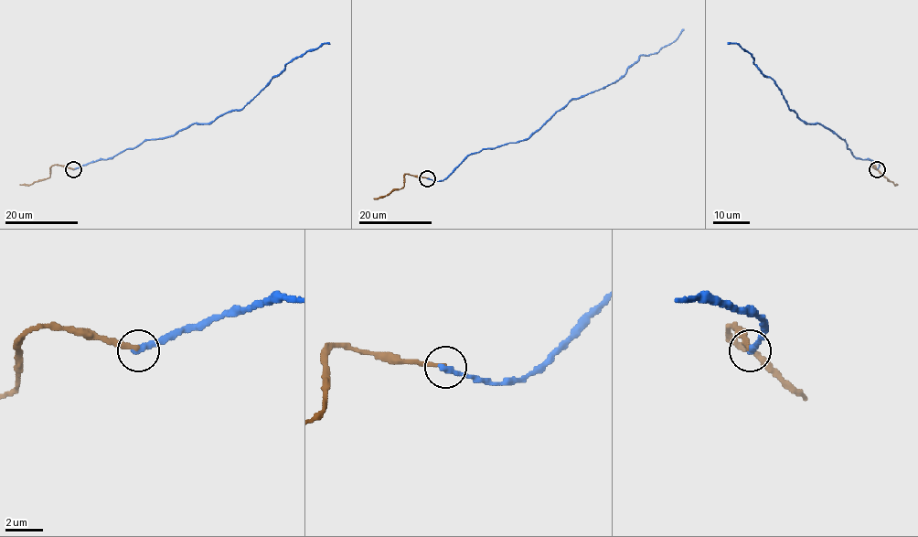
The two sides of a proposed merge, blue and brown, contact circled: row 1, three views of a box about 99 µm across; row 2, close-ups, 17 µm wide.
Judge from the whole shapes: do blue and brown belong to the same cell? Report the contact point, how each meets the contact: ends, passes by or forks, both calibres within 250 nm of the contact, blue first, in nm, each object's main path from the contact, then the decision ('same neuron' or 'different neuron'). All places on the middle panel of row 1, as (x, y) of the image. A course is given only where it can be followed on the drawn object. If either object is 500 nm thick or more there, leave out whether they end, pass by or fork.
place (427, 178); blue ends; brown ends; calibres 380 and 240 nm; course blue (427, 178), (441, 181), (469, 155), (528, 139), (572, 99), (615, 82), (641, 55), (671, 44), (684, 28); course brown (427, 177), (406, 174), (400, 188), (373, 198); same neuron

